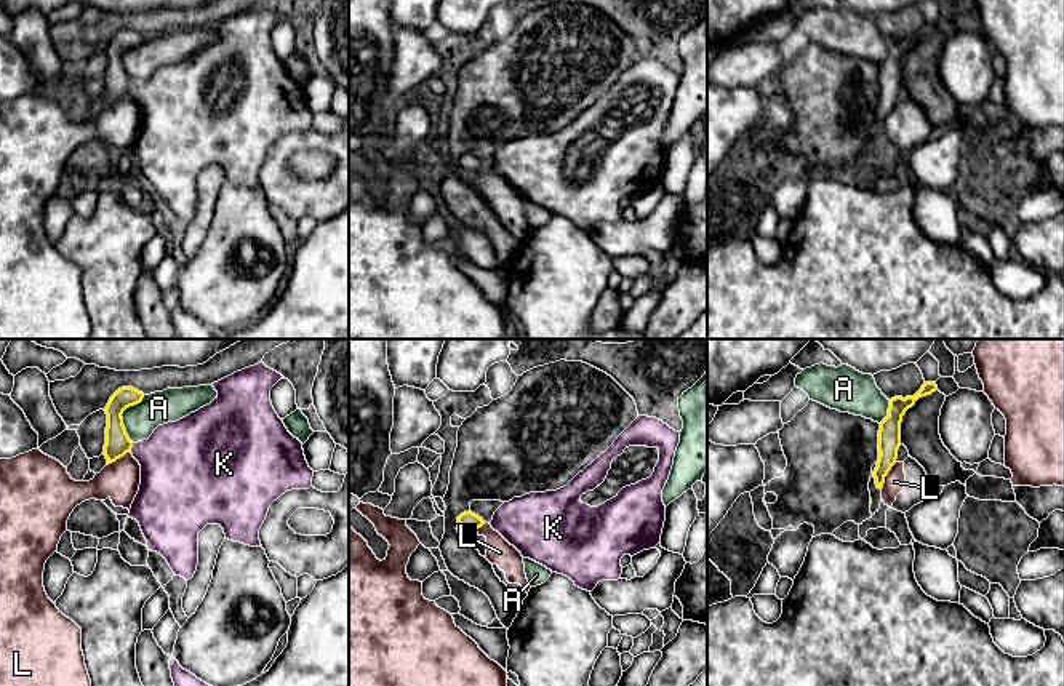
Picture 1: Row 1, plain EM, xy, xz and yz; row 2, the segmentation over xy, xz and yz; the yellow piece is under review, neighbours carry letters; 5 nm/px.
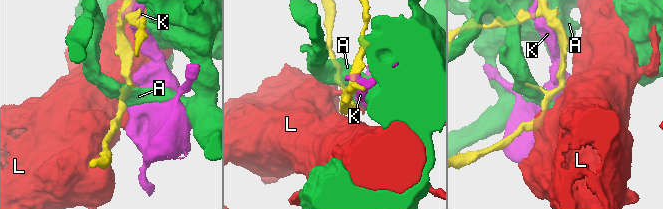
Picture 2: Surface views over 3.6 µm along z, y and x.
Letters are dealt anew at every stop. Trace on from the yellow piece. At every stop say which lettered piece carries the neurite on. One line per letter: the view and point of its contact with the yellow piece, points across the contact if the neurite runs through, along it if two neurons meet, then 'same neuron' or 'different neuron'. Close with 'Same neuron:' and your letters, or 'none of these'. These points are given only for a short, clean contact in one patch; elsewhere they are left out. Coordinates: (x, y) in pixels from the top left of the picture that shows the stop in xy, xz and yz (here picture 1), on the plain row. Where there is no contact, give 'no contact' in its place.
A: xy (120, 58) | different neuron
K: xy (132, 88) | different neuron
L: yz (887, 115) | along yz (896, 104), (880, 130) | different neuron
Same neuron: none of these

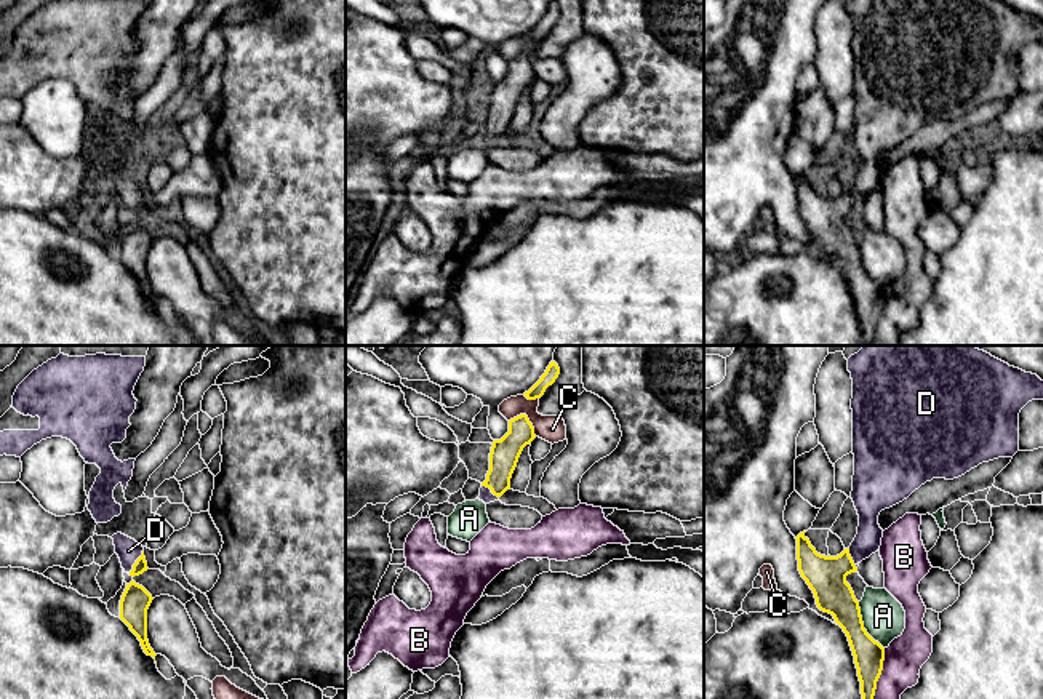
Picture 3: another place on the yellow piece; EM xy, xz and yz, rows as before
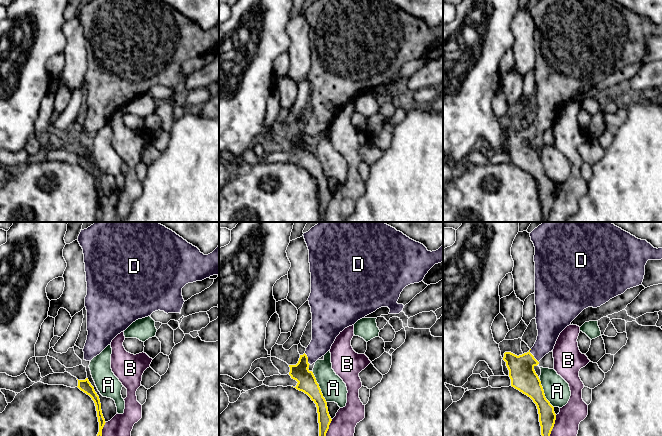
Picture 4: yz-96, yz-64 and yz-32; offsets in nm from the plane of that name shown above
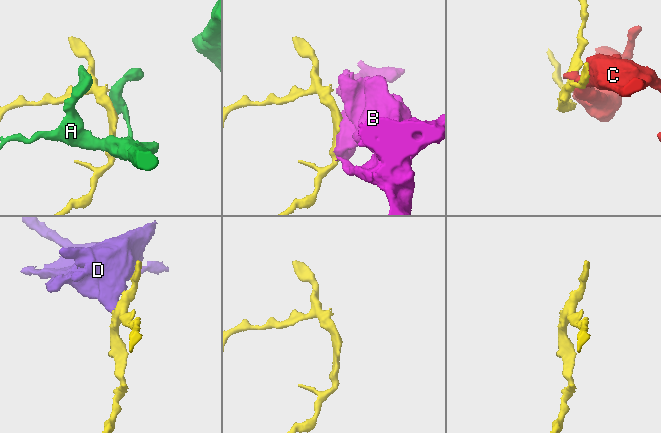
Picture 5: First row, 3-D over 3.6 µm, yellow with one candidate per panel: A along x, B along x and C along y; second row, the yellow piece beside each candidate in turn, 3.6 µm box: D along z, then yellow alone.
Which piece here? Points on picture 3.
A: yz (863, 267) | along yz (858, 243), (863, 269), (883, 290) | different neuron
B: yz (880, 315) | different neuron
C: xz (527, 59) | different neuron
D: xy (136, 203) | across xy (139, 208), (136, 203), (128, 192) | same neuron
Same neuron: D

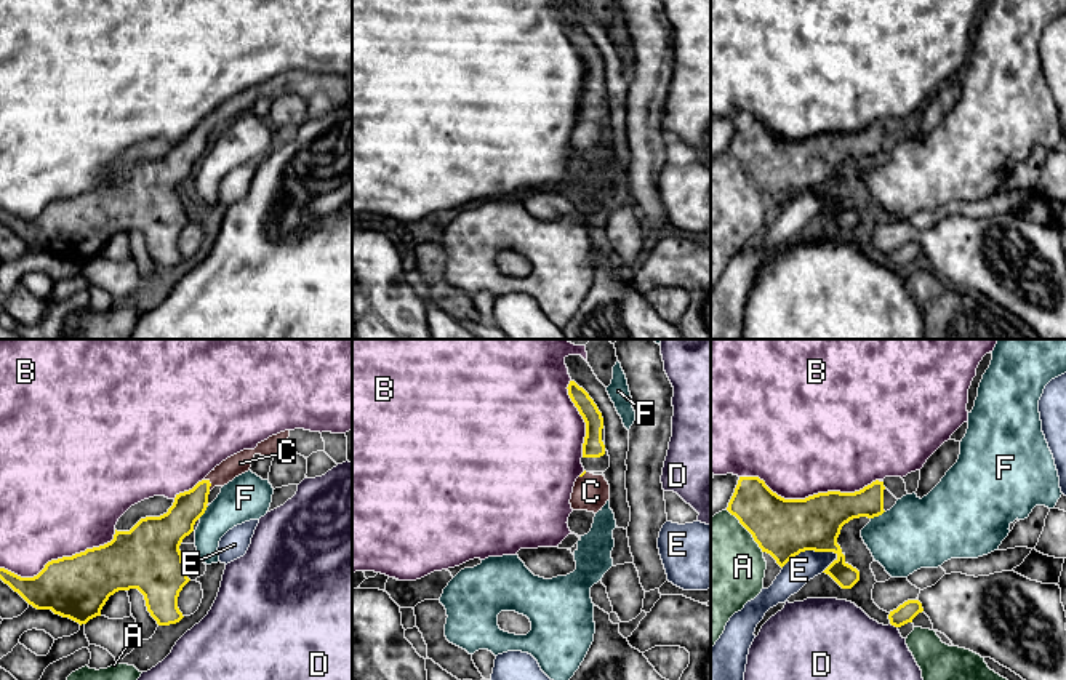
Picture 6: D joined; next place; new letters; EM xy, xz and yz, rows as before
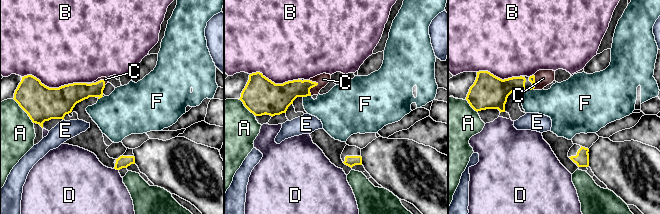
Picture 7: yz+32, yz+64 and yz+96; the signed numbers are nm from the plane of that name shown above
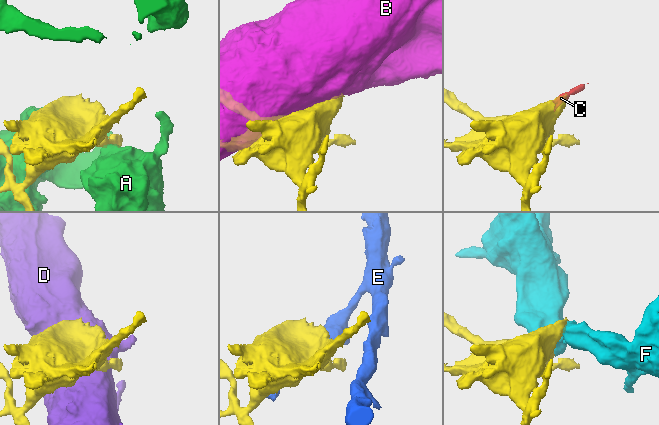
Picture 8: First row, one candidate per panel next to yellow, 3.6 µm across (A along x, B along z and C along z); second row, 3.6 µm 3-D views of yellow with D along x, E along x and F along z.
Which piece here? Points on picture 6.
A: yz (748, 172) | different neuron
B: yz (809, 138) | different neuron
C: xy (210, 125) | across xy (178, 164), (210, 125), (240, 104) | same neuron
D: yz (893, 266) | along yz (890, 264), (897, 269) | different neuron
E: yz (809, 191) | along yz (837, 196), (801, 192), (781, 208) | different neuron
F: yz (877, 157) | different neuron
Same neuron: C

